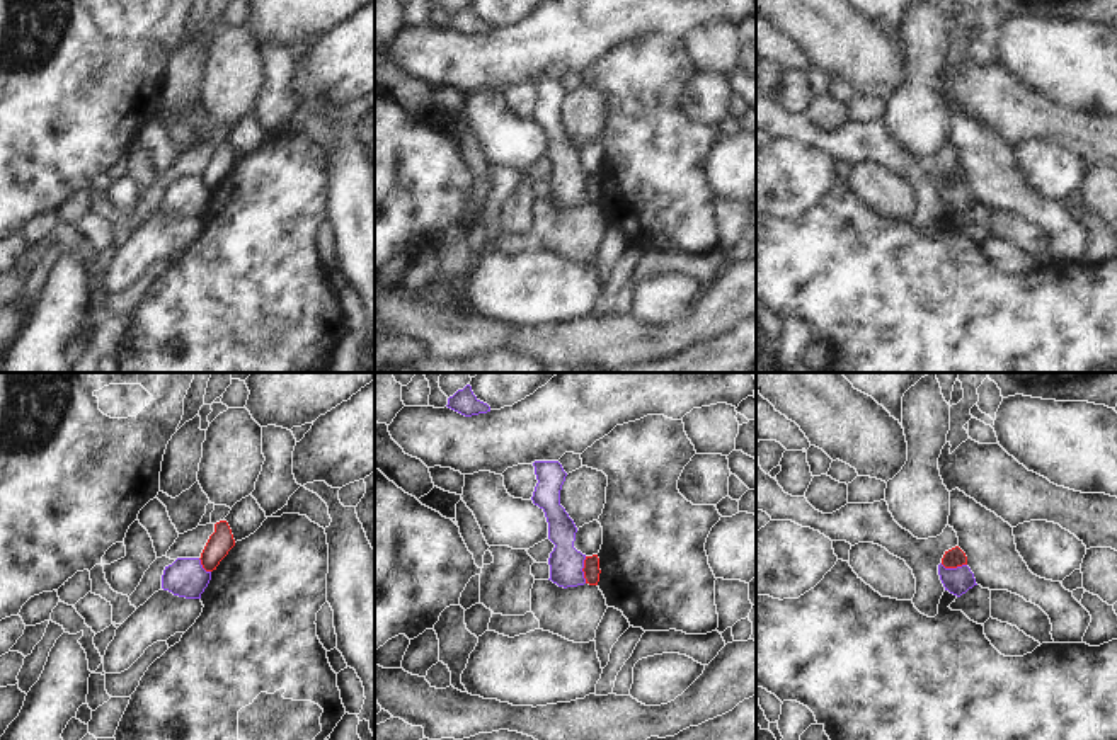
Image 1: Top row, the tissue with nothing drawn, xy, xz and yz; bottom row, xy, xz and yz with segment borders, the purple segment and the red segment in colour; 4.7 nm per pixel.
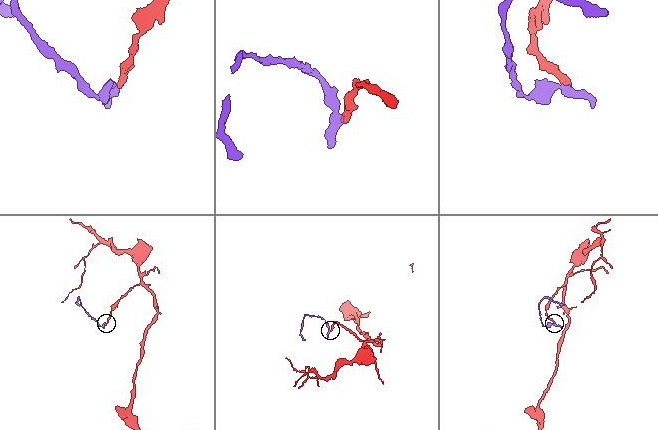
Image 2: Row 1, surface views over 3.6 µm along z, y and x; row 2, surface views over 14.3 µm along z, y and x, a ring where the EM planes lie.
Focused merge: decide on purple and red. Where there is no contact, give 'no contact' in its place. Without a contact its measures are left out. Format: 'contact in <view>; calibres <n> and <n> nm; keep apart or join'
contact in xz; calibres 160 and 80 nm; keep apart

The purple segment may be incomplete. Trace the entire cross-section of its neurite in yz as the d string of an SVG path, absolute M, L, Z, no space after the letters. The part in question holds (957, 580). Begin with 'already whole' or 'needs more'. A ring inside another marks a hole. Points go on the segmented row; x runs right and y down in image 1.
already whole; M942 563L938 565L938 575L940 580L950 594L960 597L969 589L972 589L976 583L974 573L967 565L957 566L957 568L945 568Z

